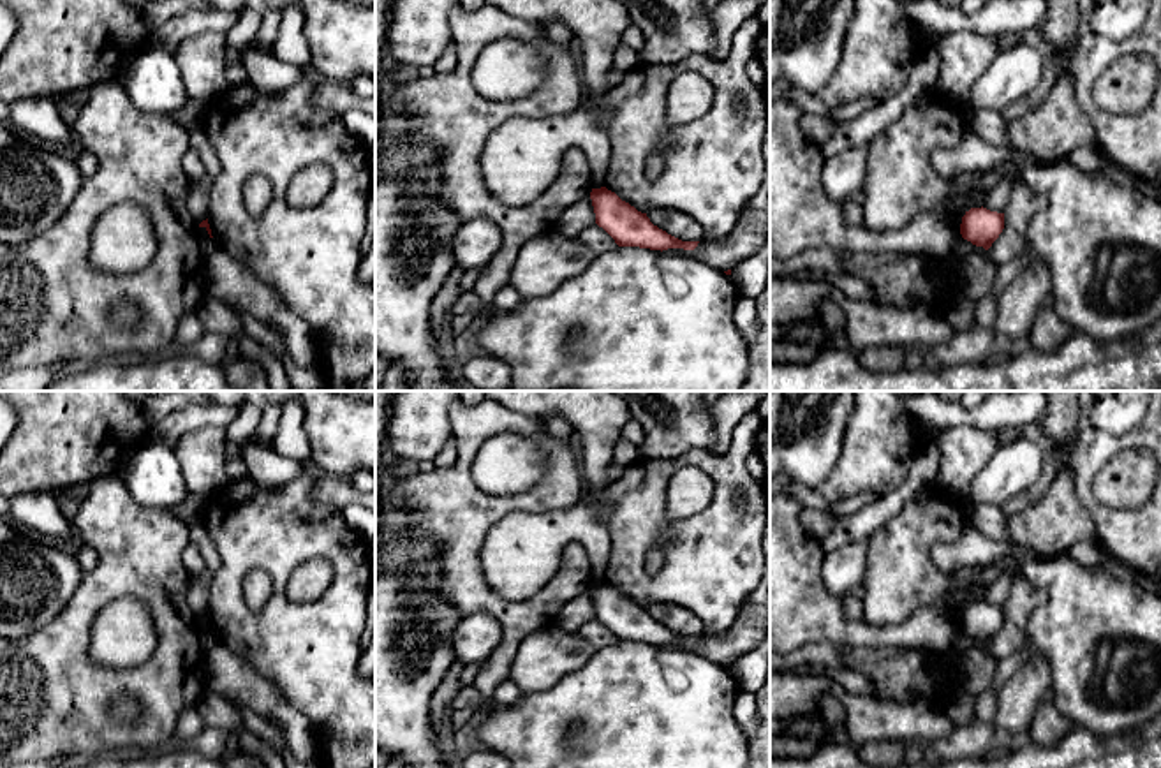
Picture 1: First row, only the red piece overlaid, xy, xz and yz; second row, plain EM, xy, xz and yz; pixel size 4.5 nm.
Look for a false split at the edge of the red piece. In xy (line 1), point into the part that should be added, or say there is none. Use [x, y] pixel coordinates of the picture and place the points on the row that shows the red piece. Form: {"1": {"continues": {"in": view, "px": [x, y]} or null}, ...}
{"1": {"continues": null}}

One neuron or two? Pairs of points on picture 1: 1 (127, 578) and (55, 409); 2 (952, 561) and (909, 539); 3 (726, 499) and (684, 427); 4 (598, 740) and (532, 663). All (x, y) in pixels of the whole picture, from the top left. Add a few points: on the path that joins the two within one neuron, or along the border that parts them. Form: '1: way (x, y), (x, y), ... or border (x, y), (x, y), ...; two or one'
1: border (115, 474), (90, 483); two
2: border (966, 527), (929, 550), (945, 575); two
3: border (716, 453), (689, 450), (677, 457), (656, 458); two
4: border (587, 661), (548, 687), (524, 694); two

